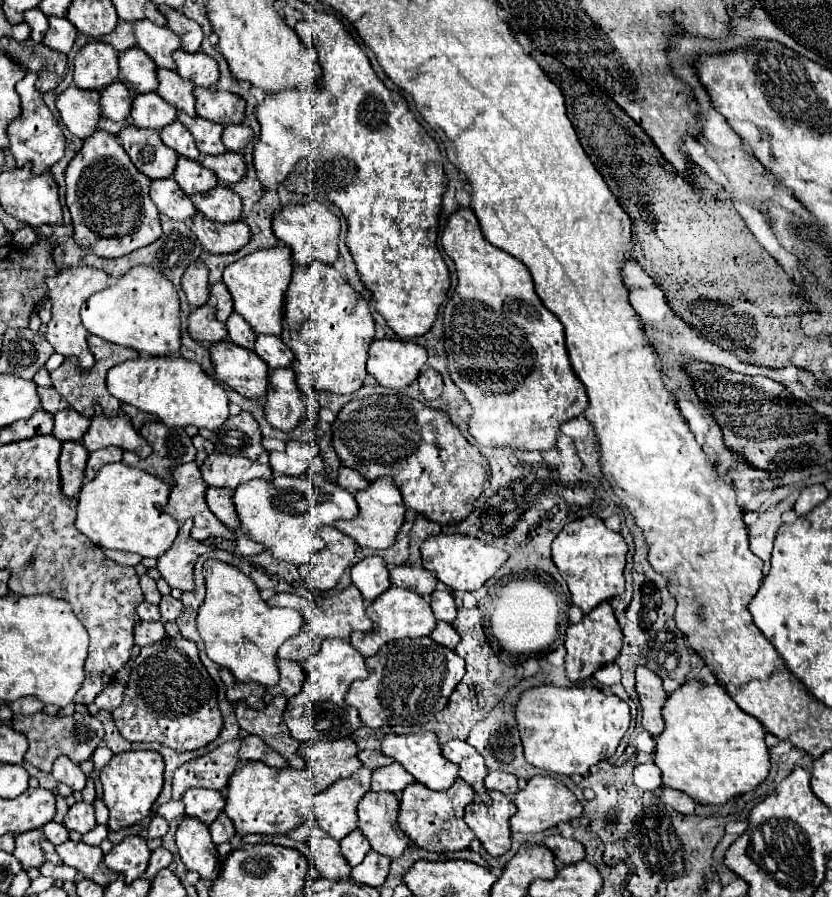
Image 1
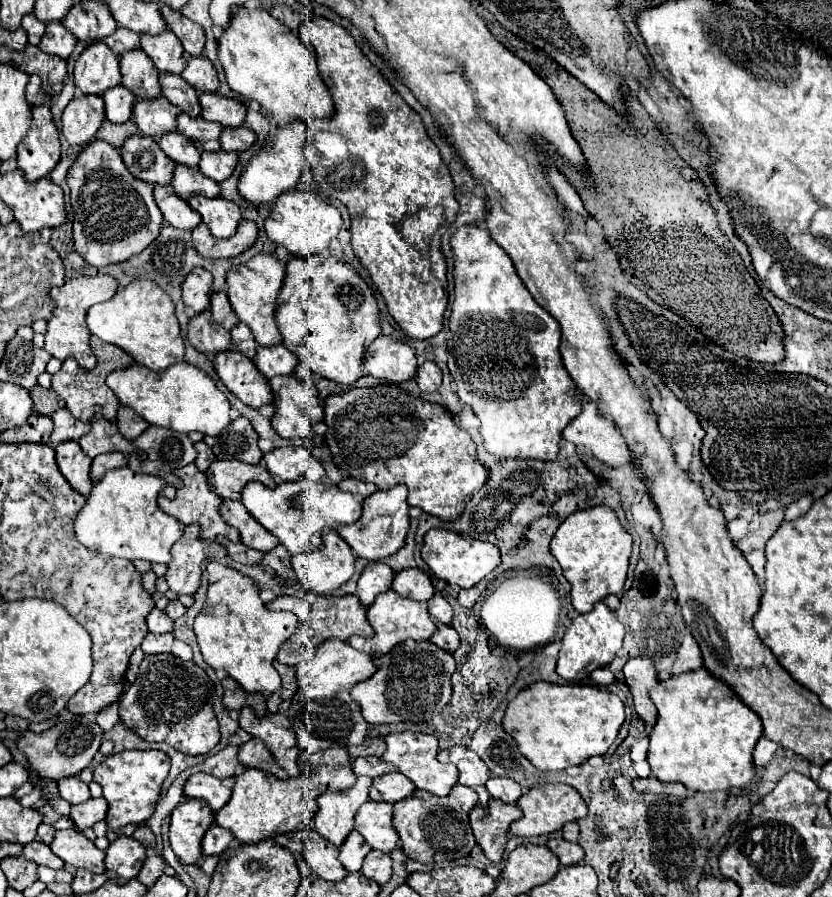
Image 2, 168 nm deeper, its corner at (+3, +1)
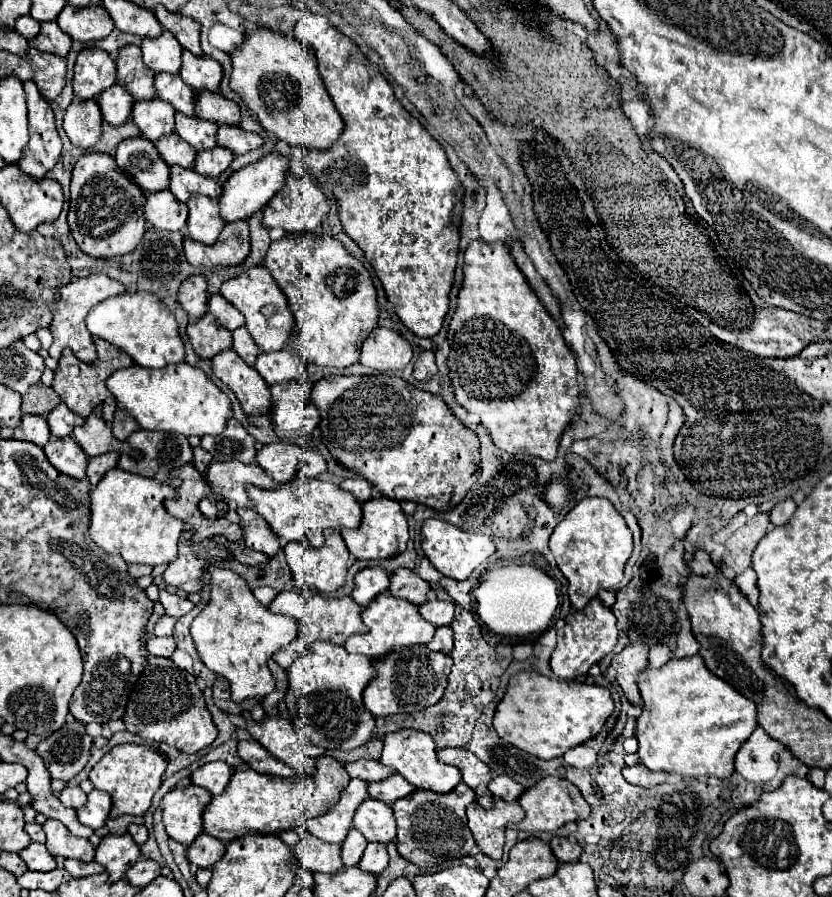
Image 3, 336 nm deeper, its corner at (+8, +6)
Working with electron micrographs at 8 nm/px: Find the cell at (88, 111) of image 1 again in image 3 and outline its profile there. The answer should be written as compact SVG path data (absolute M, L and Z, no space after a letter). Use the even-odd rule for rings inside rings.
M74 100L64 114L64 132L82 150L92 150L100 140L102 114L96 100Z

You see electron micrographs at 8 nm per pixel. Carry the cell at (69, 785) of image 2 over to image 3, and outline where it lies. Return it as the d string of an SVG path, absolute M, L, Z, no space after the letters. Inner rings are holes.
M68 786L60 792L60 802L66 806L66 808L80 808L86 804L86 794L82 792L80 786Z

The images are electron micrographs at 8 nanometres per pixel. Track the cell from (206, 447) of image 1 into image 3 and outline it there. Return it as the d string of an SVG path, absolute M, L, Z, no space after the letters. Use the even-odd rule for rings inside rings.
M196 446L194 448L194 466L200 470L200 474L206 472L206 468L208 468L210 462L212 462L212 456L202 446Z

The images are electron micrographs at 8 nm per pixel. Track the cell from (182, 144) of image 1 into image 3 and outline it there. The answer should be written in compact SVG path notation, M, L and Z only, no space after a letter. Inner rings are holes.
M178 134L162 136L162 138L156 142L156 148L158 148L160 156L166 160L168 166L190 168L190 166L194 164L196 150L190 148L190 144L184 142L182 138L178 138Z

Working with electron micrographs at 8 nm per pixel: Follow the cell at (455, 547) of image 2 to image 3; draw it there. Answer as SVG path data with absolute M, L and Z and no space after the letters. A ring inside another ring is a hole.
M436 518L426 520L422 526L422 550L424 550L426 558L434 564L436 570L440 570L444 576L454 578L454 580L466 580L484 560L488 560L496 552L490 536L464 532L464 530L452 526L444 520L436 520Z

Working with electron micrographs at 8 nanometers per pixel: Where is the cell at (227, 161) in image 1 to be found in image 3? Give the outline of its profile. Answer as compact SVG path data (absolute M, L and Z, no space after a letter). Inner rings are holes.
M216 146L214 150L206 150L196 156L194 170L208 178L218 178L230 166L232 158L234 158L234 154L230 150Z

